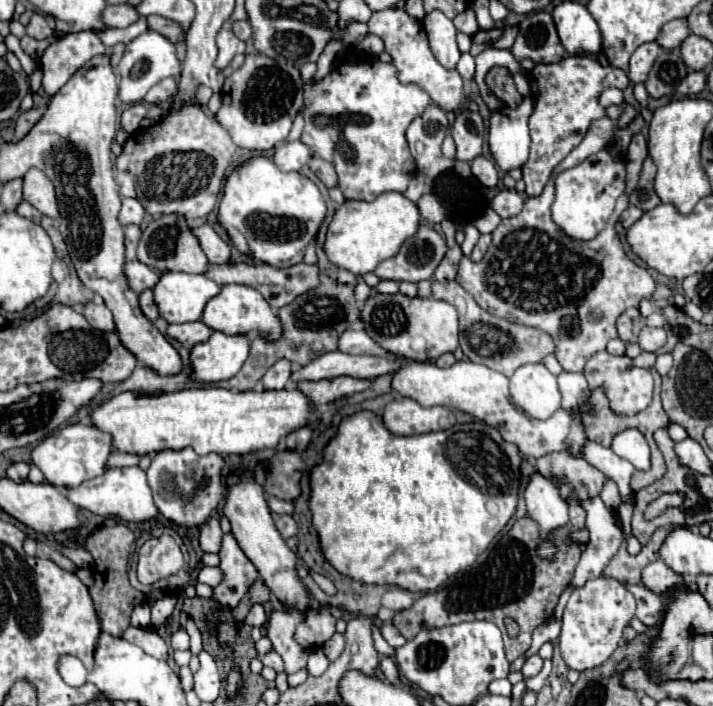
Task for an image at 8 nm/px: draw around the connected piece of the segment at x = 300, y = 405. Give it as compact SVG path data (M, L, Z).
M199 387L199 389L179 389L173 393L137 393L137 391L123 391L111 399L105 399L99 407L93 409L91 421L93 427L107 431L111 435L111 445L115 451L133 453L133 455L149 455L159 453L165 449L181 451L183 447L191 447L199 455L219 453L219 455L243 455L263 449L275 449L279 439L309 423L311 403L309 399L297 389L281 389L281 391L229 391L221 387Z

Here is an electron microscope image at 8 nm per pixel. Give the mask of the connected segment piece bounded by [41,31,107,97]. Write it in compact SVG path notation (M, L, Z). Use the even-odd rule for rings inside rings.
M91 31L69 33L51 43L41 55L43 91L53 97L75 71L87 65L95 55L105 55L105 45Z

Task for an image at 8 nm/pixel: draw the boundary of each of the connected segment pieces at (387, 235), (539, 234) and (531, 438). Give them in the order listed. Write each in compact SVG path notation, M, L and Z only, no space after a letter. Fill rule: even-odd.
M383 193L375 201L345 201L333 215L327 229L325 251L327 259L355 275L365 275L377 267L379 261L393 257L401 243L417 233L419 209L401 193Z
M608 116L593 121L579 147L575 147L559 163L543 193L539 197L527 199L519 215L503 219L501 225L493 231L495 247L489 247L479 263L463 257L457 273L457 283L465 287L485 311L507 321L537 327L549 333L557 343L557 361L565 371L575 373L583 373L585 363L595 353L603 351L607 341L617 337L617 317L629 307L639 307L643 299L651 299L655 293L655 281L651 273L635 265L625 255L623 245L615 233L615 219L619 219L621 211L629 207L627 195L635 189L643 159L647 157L647 141L643 133L633 135L627 150L627 191L623 197L619 197L611 221L595 239L575 241L551 221L549 207L553 203L555 175L585 161L589 155L603 149L611 138L612 120Z
M407 361L391 379L391 387L403 395L419 401L423 407L435 407L445 405L451 409L461 409L469 415L473 415L479 421L485 421L487 425L499 429L501 437L505 441L511 441L519 447L519 451L525 457L543 457L553 451L563 451L563 441L569 433L571 417L559 409L555 411L547 421L539 421L529 417L527 413L519 411L511 403L509 395L509 379L485 365L473 363L473 361L457 361L453 367L441 369L435 363L421 363L421 361Z

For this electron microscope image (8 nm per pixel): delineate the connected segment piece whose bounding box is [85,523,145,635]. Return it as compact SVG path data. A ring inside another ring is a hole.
M117 523L115 527L99 527L97 531L91 533L91 537L85 543L85 549L93 555L93 559L97 563L95 587L91 589L93 605L99 615L101 629L111 635L123 635L123 631L129 627L129 617L131 617L133 607L137 603L145 601L145 595L141 591L133 589L127 579L127 561L129 561L129 547L131 547L129 541L131 543L135 541L133 531L127 525Z

